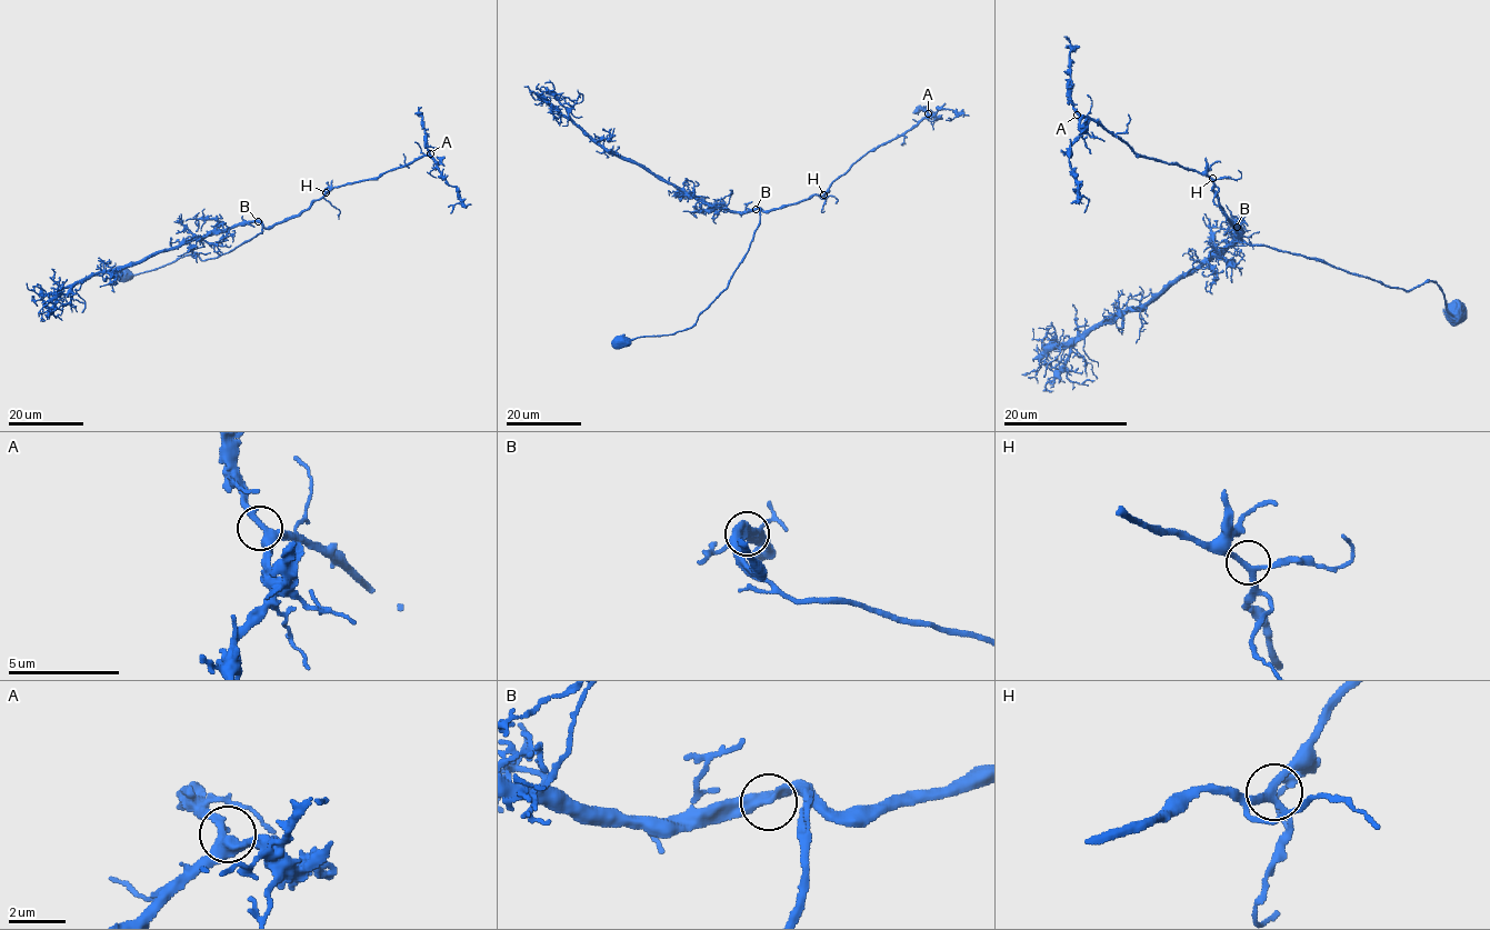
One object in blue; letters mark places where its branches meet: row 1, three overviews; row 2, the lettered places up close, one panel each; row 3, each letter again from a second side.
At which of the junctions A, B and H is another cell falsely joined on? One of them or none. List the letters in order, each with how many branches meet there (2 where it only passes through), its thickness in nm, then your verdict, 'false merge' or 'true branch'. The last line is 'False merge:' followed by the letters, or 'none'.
A: 3 | 320 nm | true branch
B: 2 | 480 nm | true branch
H: 3 | 220 nm | true branch
False merge: none

